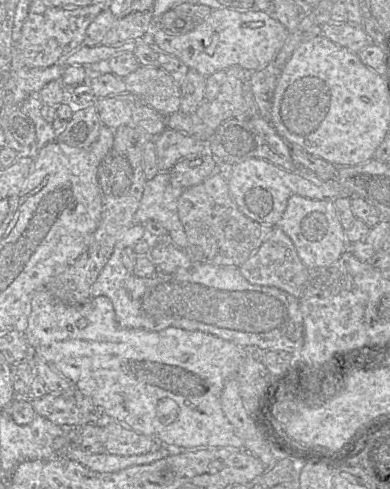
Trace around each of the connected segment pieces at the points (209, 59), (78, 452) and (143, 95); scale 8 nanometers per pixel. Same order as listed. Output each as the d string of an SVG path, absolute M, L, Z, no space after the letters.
M217 8L198 25L184 34L170 34L161 27L154 26L148 39L159 50L179 58L190 69L207 77L232 66L240 66L250 71L265 68L275 58L287 39L286 27L270 15L258 9L238 10Z
M162 444L158 450L146 454L118 456L108 453L93 454L85 452L80 448L73 448L69 449L64 454L64 457L99 473L116 473L131 466L149 464L170 455L197 450L199 448Z
M140 66L124 77L126 92L133 94L163 115L181 111L181 90L161 67Z

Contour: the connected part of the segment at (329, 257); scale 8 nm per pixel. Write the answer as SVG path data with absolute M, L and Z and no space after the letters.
M293 195L288 199L287 207L277 227L291 239L300 260L310 270L334 264L349 250L350 244L336 215L333 200L312 200Z

